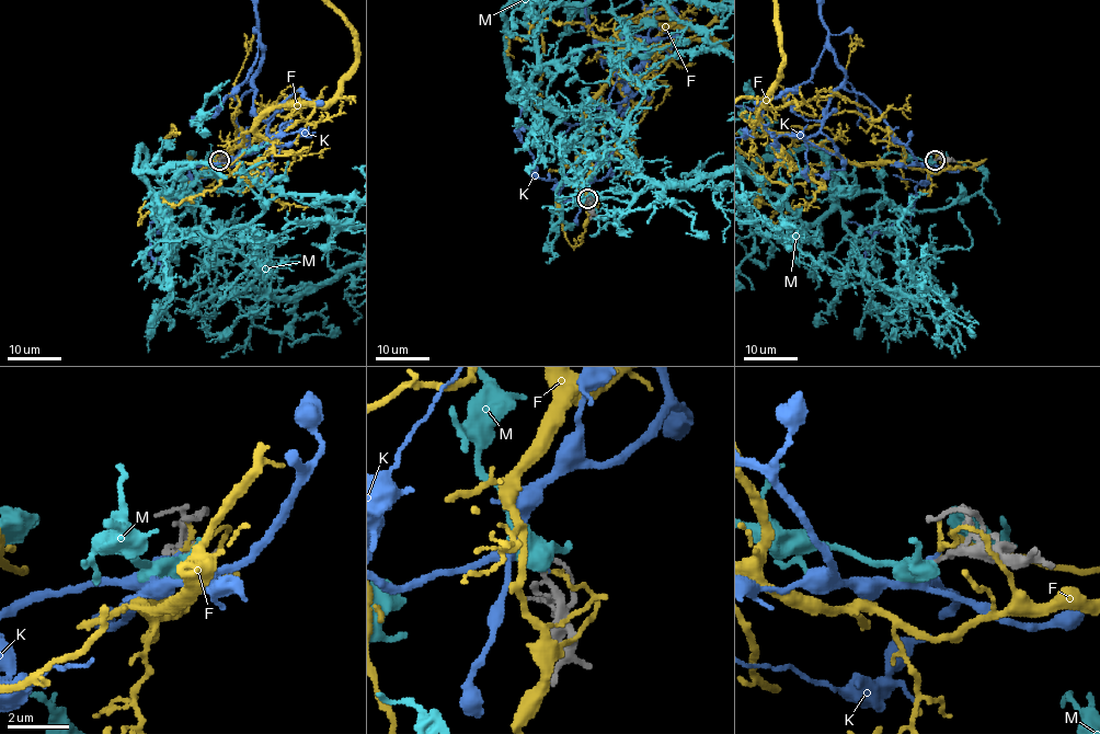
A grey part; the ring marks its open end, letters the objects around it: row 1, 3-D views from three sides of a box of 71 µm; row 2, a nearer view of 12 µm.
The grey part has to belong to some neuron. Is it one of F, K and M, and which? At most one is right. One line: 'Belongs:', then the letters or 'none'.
Belongs: none

